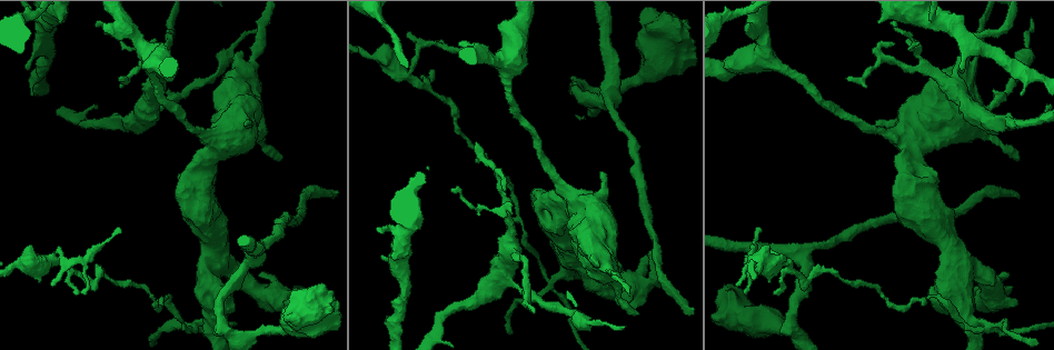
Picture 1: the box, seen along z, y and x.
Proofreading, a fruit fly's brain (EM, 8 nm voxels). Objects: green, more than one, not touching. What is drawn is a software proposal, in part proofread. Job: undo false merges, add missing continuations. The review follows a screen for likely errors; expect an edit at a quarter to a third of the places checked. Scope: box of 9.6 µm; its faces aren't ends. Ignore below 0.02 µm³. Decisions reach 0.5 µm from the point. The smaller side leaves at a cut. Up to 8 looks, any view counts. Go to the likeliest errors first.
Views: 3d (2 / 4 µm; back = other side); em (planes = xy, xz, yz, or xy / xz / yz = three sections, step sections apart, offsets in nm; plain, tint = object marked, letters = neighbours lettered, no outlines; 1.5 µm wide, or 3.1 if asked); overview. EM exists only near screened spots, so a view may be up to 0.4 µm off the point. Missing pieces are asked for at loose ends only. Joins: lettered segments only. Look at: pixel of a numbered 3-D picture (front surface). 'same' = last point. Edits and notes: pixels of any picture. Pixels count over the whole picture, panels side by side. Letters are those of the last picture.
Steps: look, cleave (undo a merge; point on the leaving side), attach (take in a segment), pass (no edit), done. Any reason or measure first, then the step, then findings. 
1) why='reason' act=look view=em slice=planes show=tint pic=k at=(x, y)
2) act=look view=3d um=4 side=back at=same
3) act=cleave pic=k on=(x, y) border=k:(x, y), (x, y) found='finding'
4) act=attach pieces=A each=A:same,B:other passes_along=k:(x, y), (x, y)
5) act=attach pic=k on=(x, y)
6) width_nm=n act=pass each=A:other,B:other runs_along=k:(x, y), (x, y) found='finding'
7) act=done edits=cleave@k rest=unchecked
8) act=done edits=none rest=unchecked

why='branch stops here' act=look view=3d um=4 pic=1 at=(1018, 158)

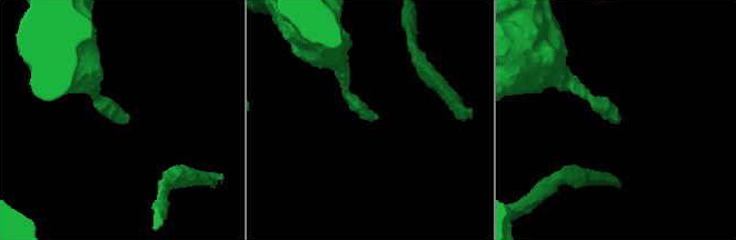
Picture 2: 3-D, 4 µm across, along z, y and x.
act=look view=em slice=planes show=letters pic=2 at=(618, 118)

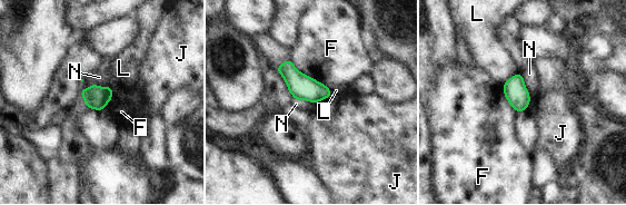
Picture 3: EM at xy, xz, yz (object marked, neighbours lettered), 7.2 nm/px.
act=pass each=F:other,J:other,L:other,N:other border=3:(109, 86), (83, 88), (86, 107) found='no lettered segment goes on from it'

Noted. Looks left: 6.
why='small branch off a trunk' act=look view=em slice=yz step=4 show=tint pic=1 at=(403, 236)

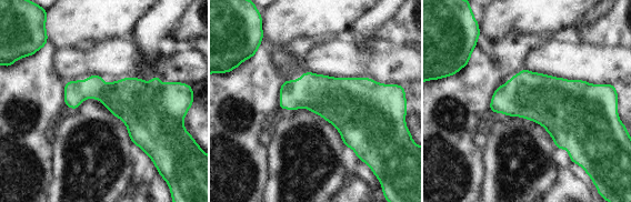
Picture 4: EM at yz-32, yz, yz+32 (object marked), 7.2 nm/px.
why='another direction' act=look view=em slice=planes show=letters at=same

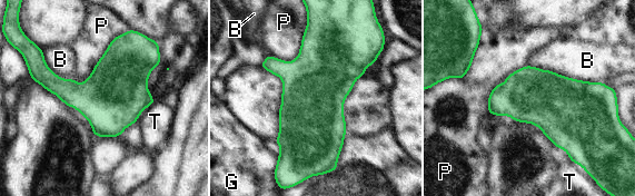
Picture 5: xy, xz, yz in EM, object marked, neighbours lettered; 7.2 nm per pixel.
width_nm=400 act=pass each=B:other,G:other,P:other,T:other border=5:(129, 30), (83, 81), (73, 79) found='all the same neuron'

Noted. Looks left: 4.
why='branch point' act=look view=em slice=planes show=tint pic=1 at=(482, 52)

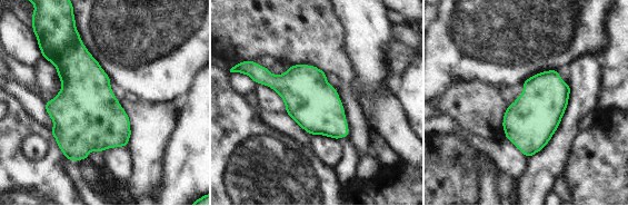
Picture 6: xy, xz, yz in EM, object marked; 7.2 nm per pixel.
act=look view=em slice=planes show=letters at=same

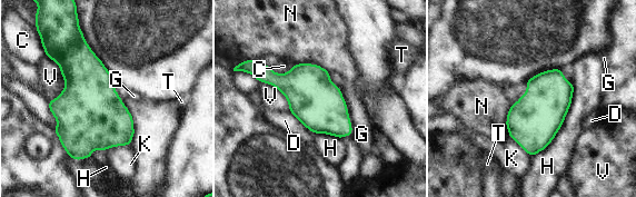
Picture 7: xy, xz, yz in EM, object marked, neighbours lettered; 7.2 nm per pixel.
act=pass each=C:other,D:other,G:other,H:other,K:other,N:other,T:other,V:other border=7:(340, 89), (351, 127), (351, 136) found='continuous, no second neuron'

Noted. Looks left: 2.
act=done edits=none rest=unchecked

